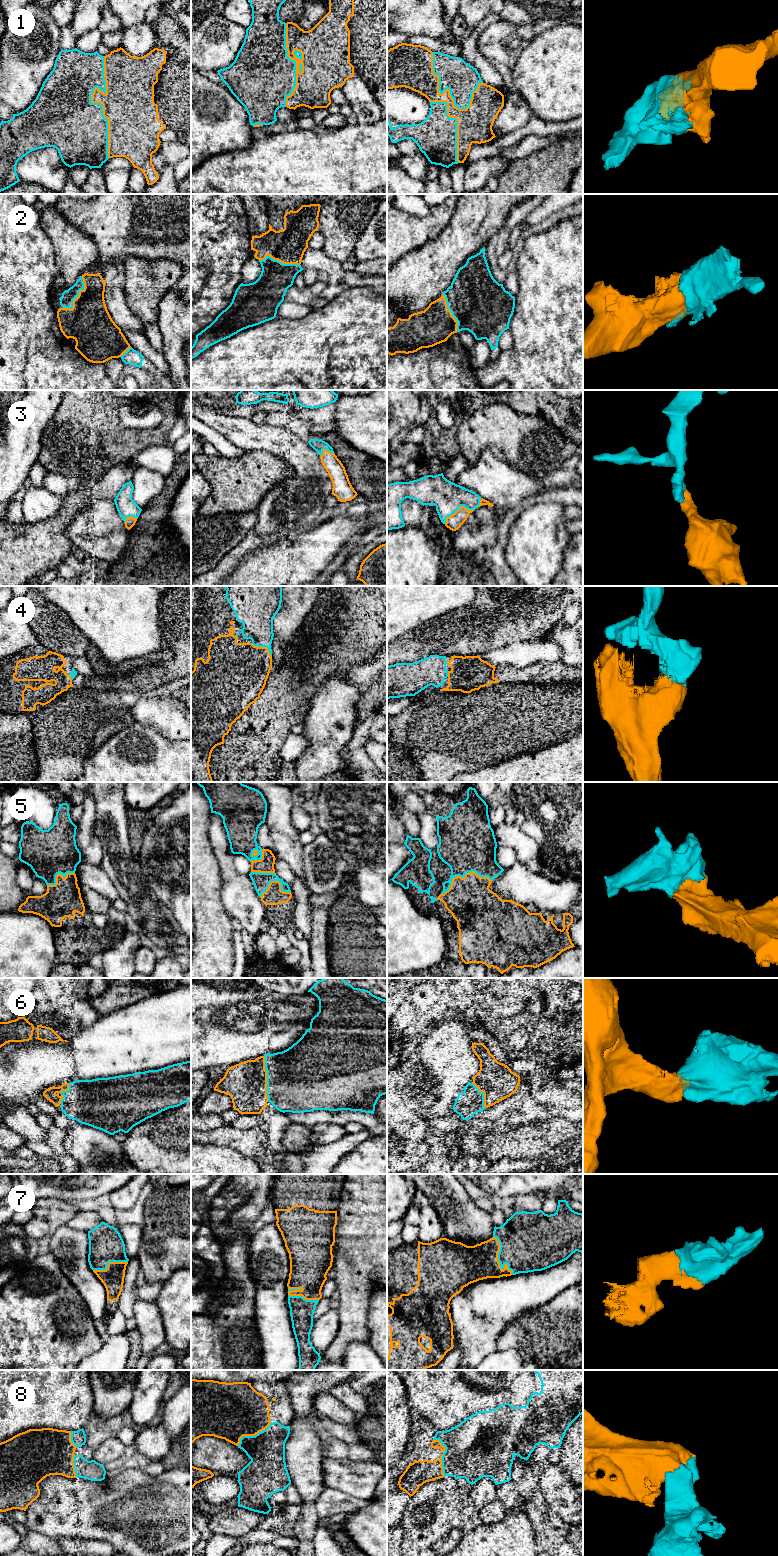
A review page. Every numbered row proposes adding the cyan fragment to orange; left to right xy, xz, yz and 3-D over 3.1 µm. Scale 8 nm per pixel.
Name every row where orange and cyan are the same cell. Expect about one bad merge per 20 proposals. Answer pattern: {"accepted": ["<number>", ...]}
{"accepted": ["1", "2", "3", "4", "5", "6", "7", "8"]}

